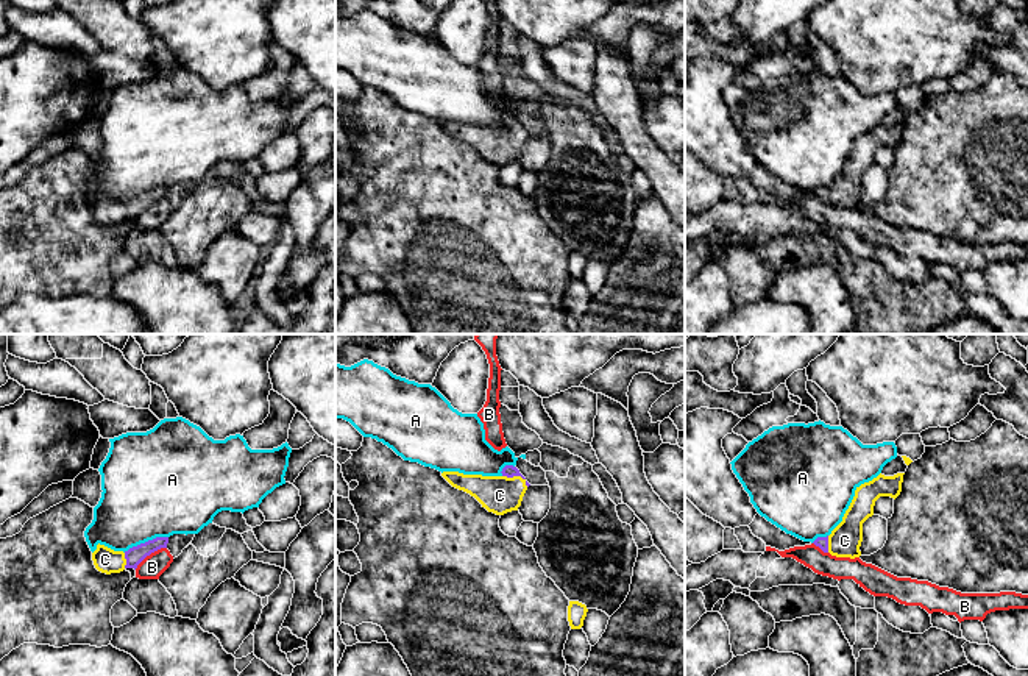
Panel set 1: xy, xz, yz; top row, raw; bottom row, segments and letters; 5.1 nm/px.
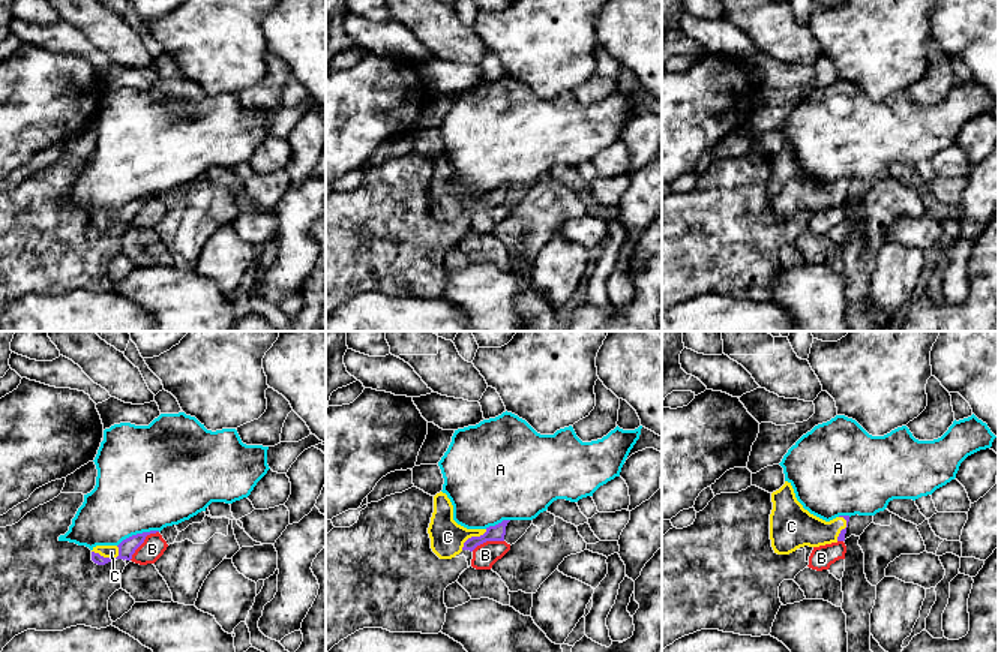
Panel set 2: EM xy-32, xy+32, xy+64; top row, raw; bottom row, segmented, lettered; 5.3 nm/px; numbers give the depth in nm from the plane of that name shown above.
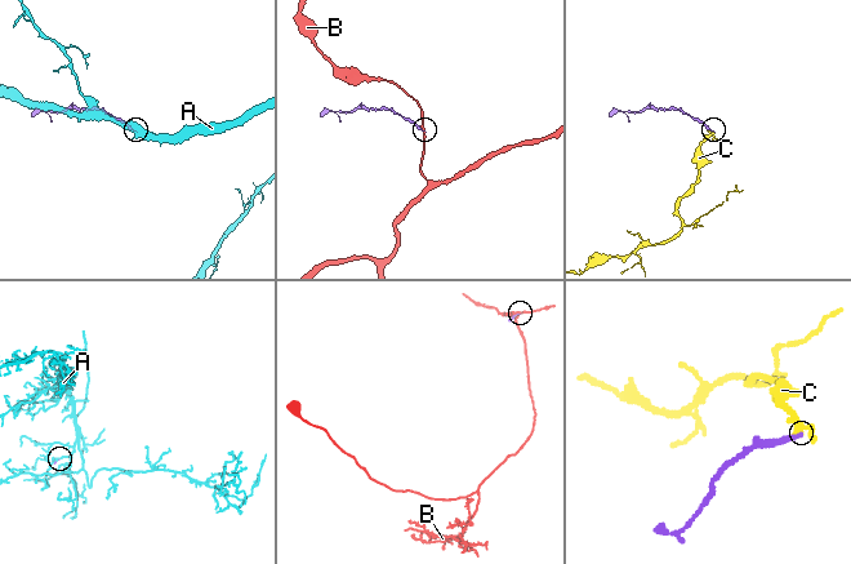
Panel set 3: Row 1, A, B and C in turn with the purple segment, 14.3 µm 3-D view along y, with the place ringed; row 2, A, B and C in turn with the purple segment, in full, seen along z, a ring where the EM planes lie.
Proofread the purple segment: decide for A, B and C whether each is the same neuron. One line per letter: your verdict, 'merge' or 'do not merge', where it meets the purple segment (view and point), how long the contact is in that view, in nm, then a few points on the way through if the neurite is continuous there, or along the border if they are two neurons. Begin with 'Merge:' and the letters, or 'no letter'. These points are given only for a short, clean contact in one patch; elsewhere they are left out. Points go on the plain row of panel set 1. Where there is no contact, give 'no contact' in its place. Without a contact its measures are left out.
Merge: C
A: do not merge; meets purple in xy at (145, 192); contact 240 nm long
B: do not merge; meets purple in xy at (150, 203); contact 200 nm long; border along xy (166, 197), (152, 202), (134, 219)
C: merge; meets purple in xz at (517, 125); contact 150 nm long; runs through xz (509, 120), (517, 125), (499, 145)

